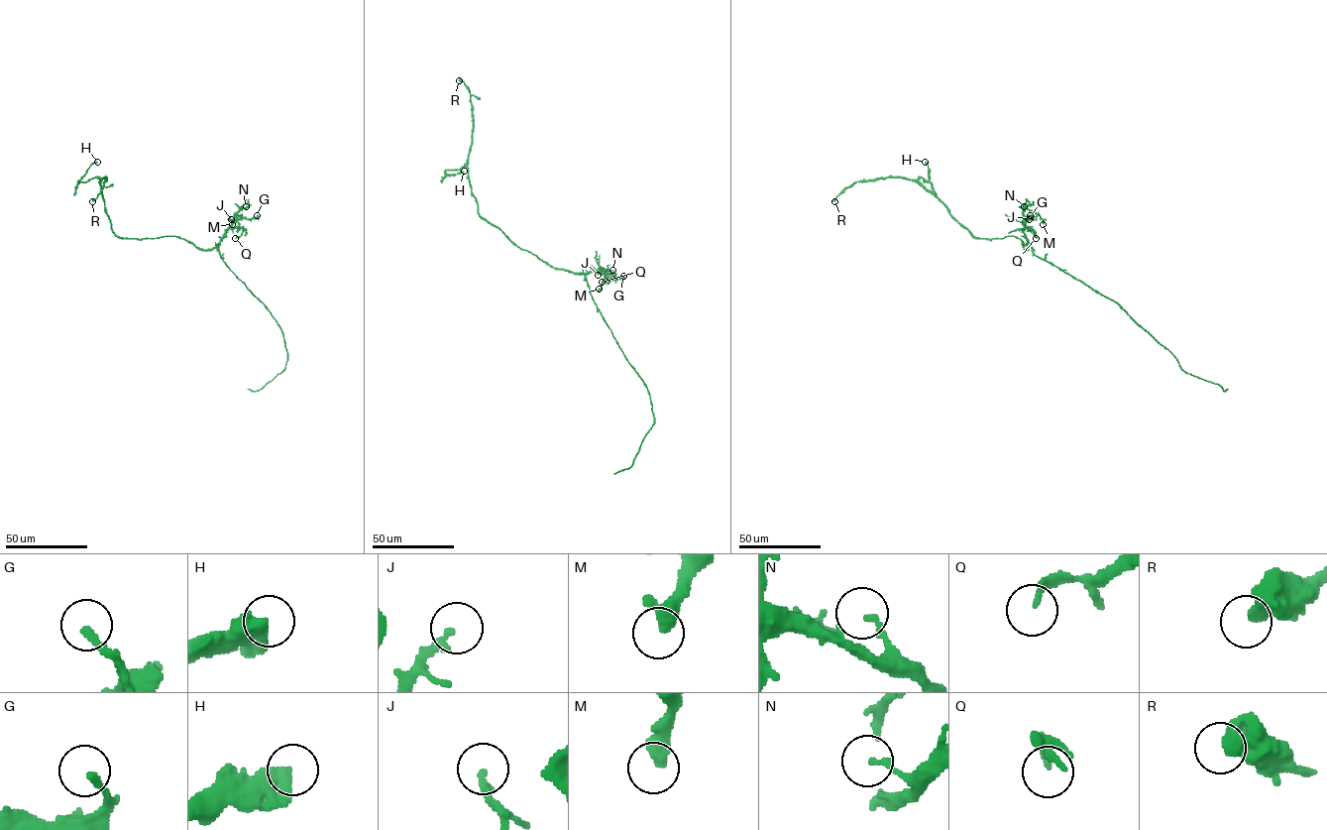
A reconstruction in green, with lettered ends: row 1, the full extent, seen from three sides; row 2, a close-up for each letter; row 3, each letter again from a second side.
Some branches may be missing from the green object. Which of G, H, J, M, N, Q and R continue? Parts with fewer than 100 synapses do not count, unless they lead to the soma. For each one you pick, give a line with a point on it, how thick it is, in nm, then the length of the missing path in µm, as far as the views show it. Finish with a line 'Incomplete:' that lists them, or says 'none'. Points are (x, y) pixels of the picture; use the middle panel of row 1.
Incomplete: none

